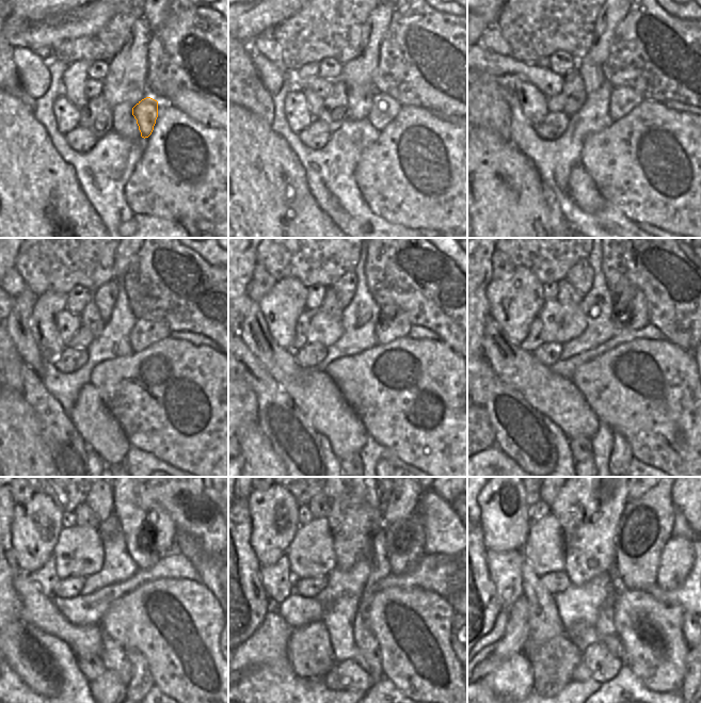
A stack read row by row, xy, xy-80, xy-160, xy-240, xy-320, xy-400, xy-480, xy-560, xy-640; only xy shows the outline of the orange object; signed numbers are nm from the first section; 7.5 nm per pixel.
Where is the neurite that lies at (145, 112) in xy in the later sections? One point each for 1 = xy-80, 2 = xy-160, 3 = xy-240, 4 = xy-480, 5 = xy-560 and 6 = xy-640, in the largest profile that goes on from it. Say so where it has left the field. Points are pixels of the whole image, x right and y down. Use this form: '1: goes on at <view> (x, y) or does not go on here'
1: goes on at xy-80 (384, 108)
2: goes on at xy-160 (623, 99)
3: goes on at xy-240 (144, 334)
4: goes on at xy-480 (159, 530)
5: goes on at xy-560 (403, 500)
6: goes on at xy-640 (628, 498)

